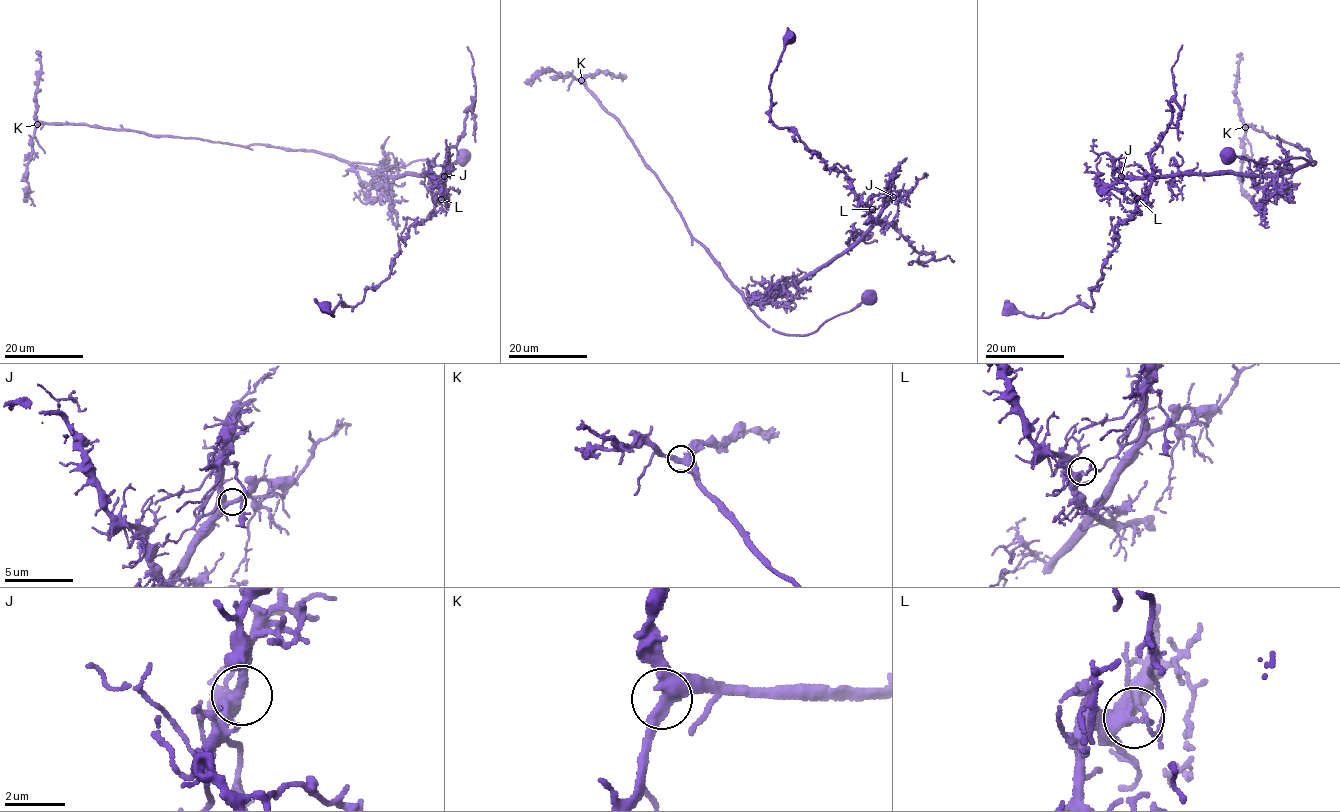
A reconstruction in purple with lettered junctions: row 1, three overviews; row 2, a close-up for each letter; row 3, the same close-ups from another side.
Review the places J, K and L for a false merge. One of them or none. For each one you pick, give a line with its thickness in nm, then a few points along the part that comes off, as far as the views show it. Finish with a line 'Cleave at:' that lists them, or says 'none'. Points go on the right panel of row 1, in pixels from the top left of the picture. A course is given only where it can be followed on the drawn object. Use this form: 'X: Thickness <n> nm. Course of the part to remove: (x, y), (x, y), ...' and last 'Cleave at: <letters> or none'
L: Thickness 300 nm. Course of the part to remove: (1137, 198), (1132, 216), (1114, 228), (1118, 246), (1090, 288), (1093, 306), (1075, 304), (1038, 317), (1005, 301)
Cleave at: L

